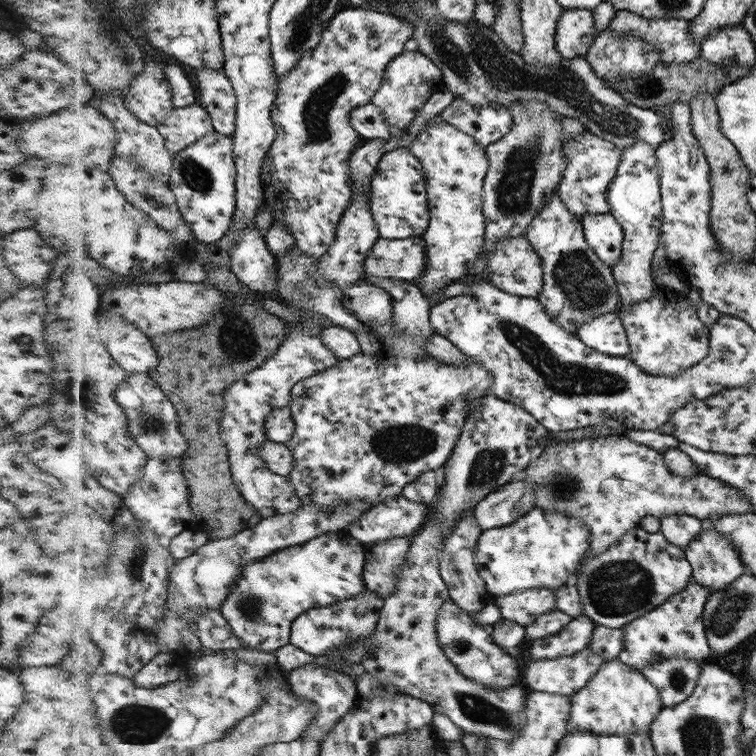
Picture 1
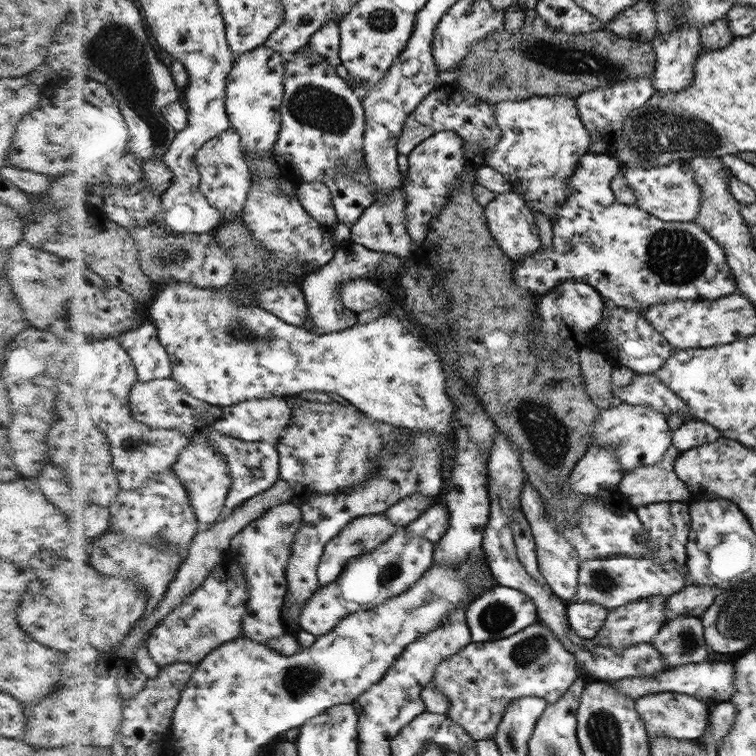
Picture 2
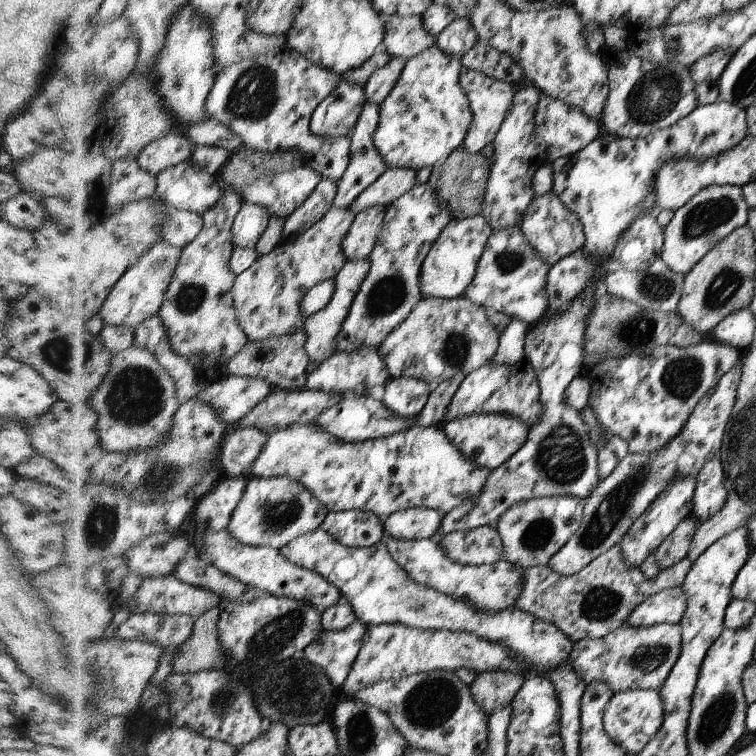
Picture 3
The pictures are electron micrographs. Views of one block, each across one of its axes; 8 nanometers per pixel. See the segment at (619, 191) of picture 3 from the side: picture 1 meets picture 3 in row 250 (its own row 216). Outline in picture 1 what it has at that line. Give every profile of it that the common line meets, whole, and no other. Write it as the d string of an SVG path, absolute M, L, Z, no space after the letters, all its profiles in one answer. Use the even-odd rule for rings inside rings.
M612 213L585 215L581 219L585 239L611 269L624 254L624 229Z

